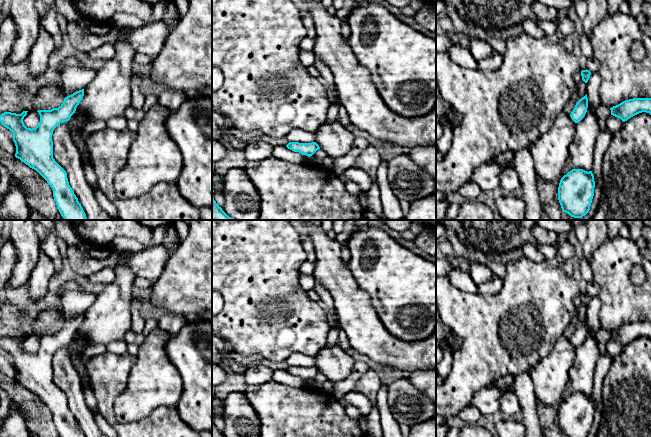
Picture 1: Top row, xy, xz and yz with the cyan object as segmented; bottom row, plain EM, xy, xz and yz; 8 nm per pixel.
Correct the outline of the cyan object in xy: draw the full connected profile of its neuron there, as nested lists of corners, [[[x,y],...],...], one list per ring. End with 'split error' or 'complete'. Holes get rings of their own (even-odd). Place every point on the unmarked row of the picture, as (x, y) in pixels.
[[[84,313],[79,314],[64,322],[58,332],[51,334],[38,334],[40,346],[35,352],[27,352],[23,343],[28,335],[21,338],[4,336],[0,339],[1,348],[13,358],[13,365],[16,370],[15,381],[20,383],[30,392],[36,394],[50,409],[53,414],[53,421],[60,437],[85,437],[74,415],[69,409],[66,395],[53,382],[52,359],[54,353],[63,346],[70,344],[75,337],[77,330],[84,320]]] | complete

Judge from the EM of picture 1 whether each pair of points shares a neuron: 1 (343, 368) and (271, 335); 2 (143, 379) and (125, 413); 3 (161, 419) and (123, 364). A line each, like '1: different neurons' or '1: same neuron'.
1: different neurons
2: same neuron
3: same neuron

